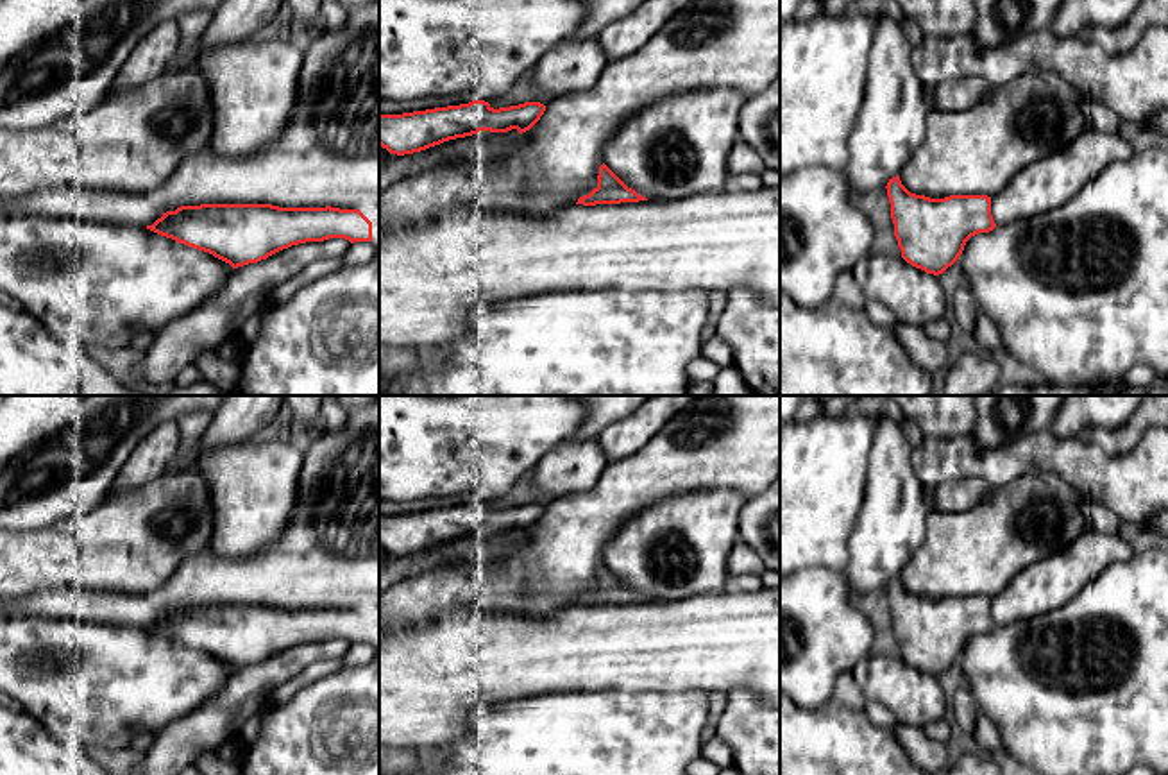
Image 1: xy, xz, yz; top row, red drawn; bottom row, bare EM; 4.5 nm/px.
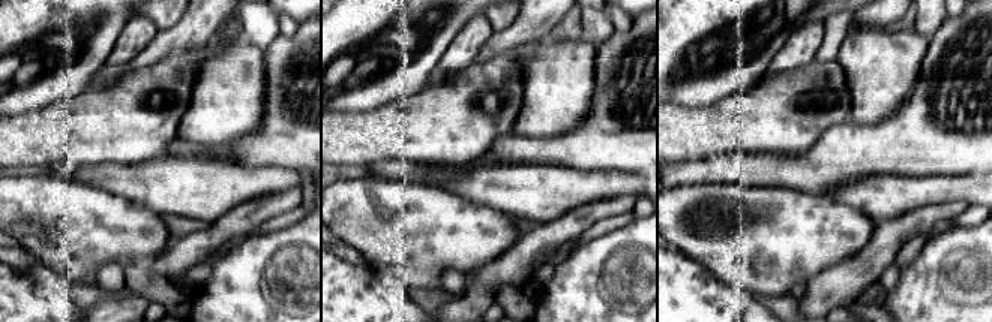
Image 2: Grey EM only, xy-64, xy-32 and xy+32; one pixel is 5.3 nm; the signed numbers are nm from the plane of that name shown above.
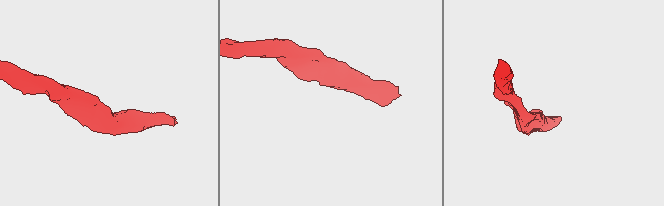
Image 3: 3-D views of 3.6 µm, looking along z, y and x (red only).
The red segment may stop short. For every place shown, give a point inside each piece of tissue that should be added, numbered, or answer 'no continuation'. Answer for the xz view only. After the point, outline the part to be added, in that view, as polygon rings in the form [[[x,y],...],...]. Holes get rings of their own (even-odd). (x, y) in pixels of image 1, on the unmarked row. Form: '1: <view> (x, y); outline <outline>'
1: xz (431, 677); outline [[[762,587],[760,591],[723,591],[717,594],[689,596],[681,601],[639,601],[621,605],[572,605],[553,612],[547,617],[526,617],[512,614],[488,614],[474,607],[460,607],[433,621],[406,628],[379,632],[379,746],[417,746],[442,748],[469,728],[472,712],[481,705],[508,703],[519,698],[542,696],[547,693],[603,691],[617,689],[628,693],[733,693],[744,689],[762,702],[780,705],[780,589]]]

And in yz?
1: yz (1052, 582); outline [[[1088,528],[1066,549],[1025,567],[991,598],[993,621],[1007,626],[1045,616],[1070,603],[1107,566],[1132,555],[1130,544],[1118,533]]]

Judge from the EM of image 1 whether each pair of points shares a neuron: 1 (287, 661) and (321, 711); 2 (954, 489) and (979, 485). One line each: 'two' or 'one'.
1: two
2: one

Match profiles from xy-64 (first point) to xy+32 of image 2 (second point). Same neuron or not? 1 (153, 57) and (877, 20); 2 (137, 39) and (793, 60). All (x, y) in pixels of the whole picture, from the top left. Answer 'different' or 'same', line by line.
1: same
2: same

